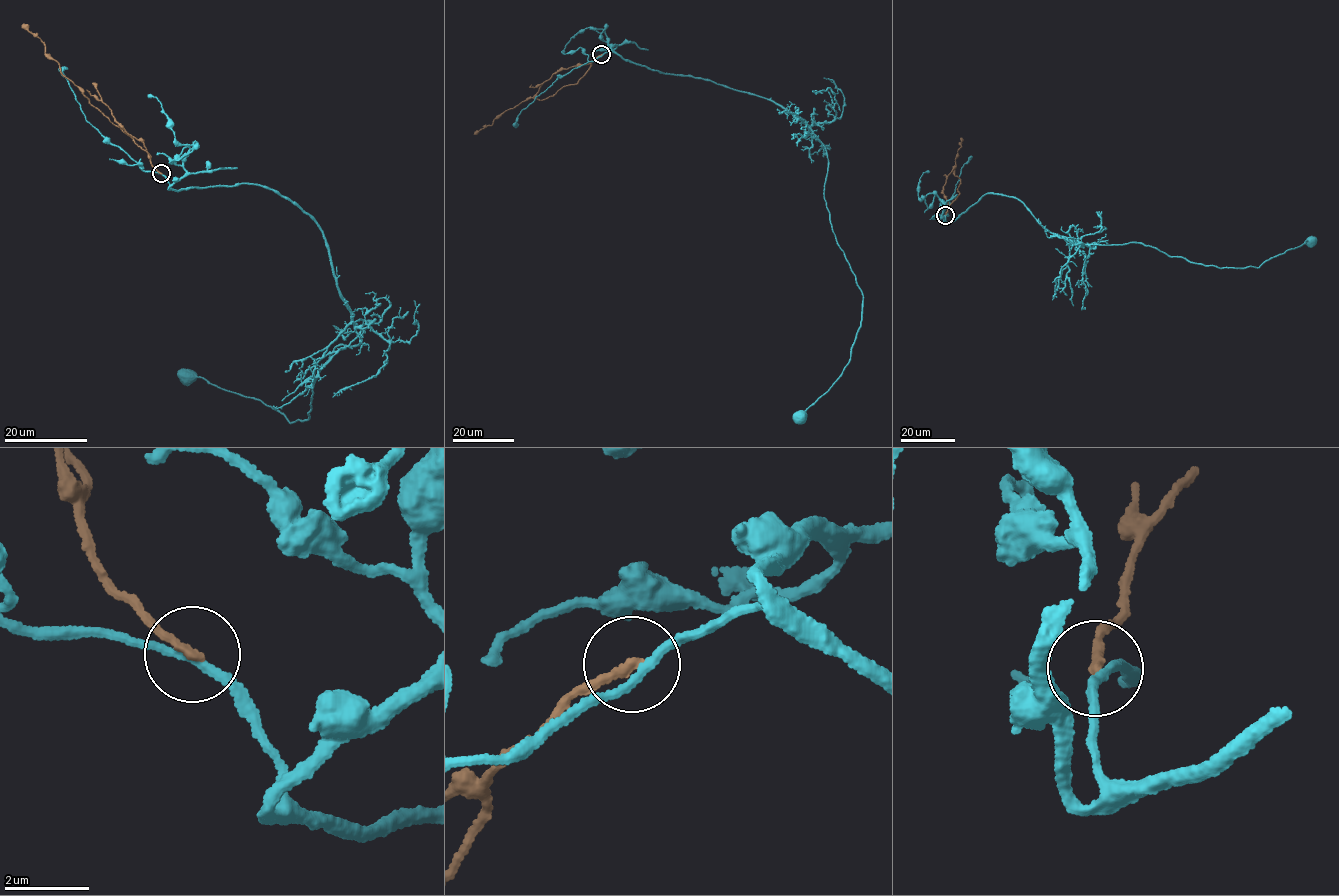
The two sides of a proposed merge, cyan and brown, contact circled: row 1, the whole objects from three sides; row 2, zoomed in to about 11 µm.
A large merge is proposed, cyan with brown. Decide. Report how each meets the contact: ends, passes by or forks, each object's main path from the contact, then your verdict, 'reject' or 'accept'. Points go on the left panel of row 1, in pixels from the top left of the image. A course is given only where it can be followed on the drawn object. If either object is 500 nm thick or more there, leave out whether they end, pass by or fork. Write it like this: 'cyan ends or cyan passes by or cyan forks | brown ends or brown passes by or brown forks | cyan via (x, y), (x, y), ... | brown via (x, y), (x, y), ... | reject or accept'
cyan passes by | brown ends | cyan via (161, 174), (178, 190), (244, 183), (296, 201), (322, 235), (362, 340), (333, 348), (303, 422), (187, 375) | brown via (161, 174), (152, 165), (147, 152), (61, 73), (58, 62), (45, 53), (43, 42), (23, 23) | reject

